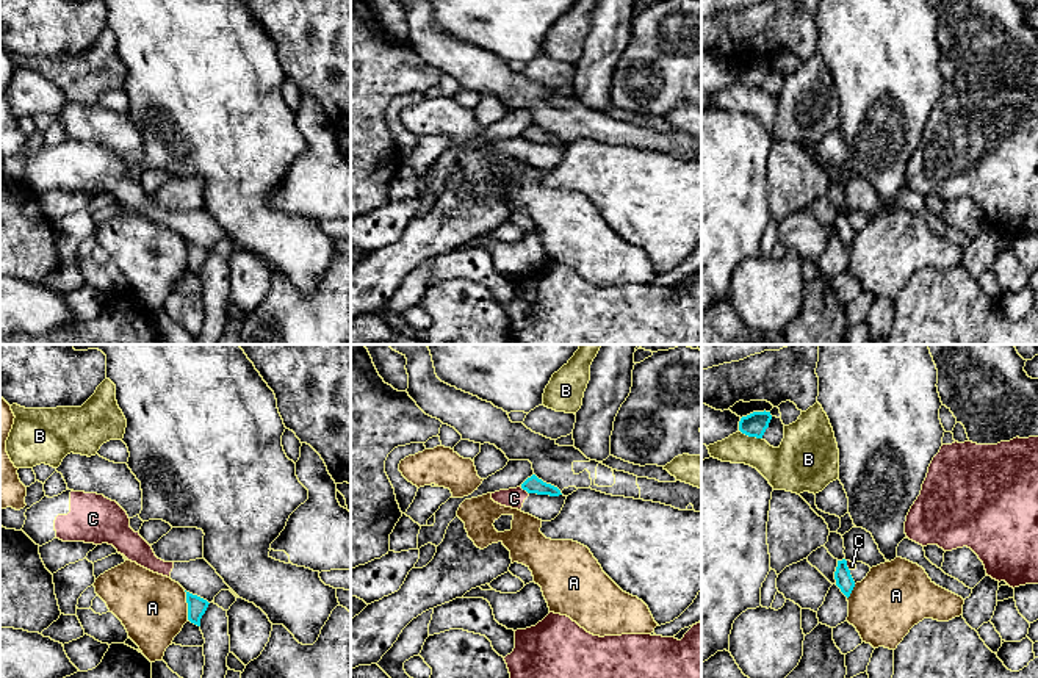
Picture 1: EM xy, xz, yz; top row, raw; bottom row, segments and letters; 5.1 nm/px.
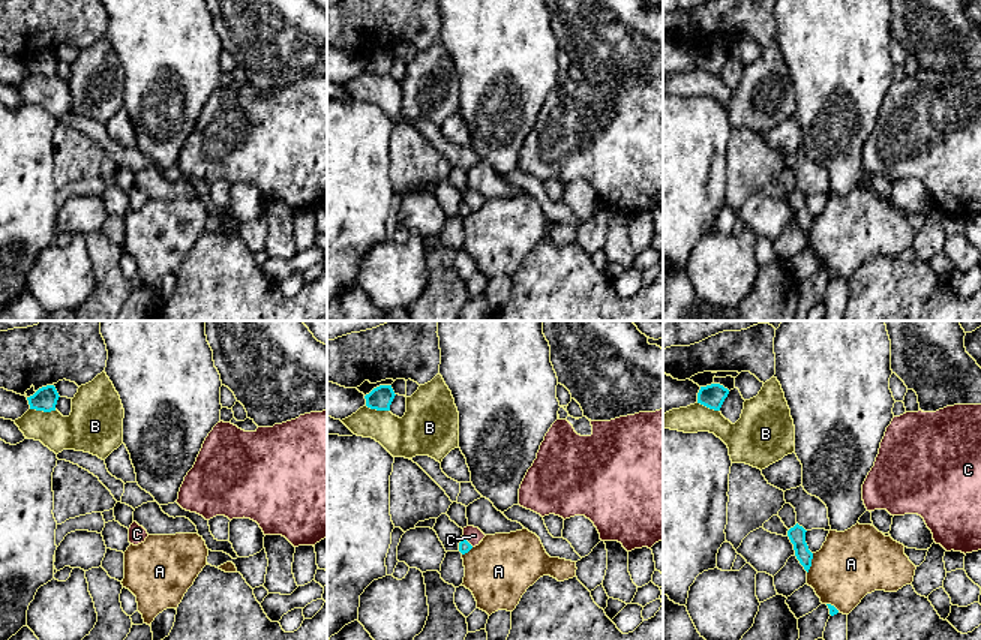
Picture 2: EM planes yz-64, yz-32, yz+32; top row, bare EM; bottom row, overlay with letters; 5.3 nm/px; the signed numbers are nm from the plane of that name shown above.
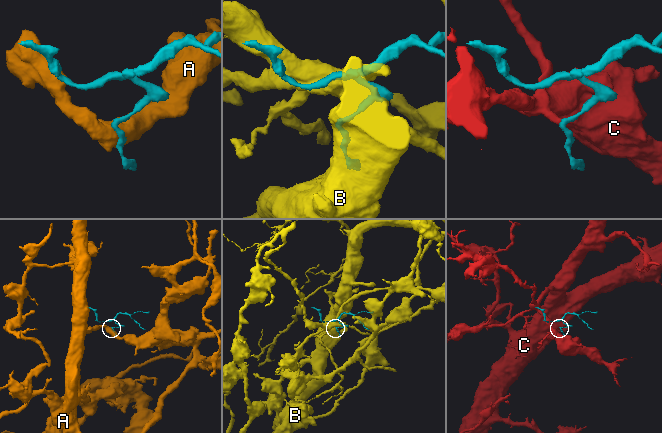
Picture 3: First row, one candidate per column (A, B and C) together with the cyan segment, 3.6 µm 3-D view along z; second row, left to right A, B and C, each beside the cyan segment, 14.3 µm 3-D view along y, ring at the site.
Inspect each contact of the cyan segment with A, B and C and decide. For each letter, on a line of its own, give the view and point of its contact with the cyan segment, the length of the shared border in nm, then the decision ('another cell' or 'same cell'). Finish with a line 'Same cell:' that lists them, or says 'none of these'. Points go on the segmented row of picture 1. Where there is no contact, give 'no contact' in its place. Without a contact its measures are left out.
A: xy (188, 605) | 150 nm | another cell
B: yz (750, 436) | 130 nm | another cell
C: xz (525, 489) | 60 nm | another cell
Same cell: none of these

